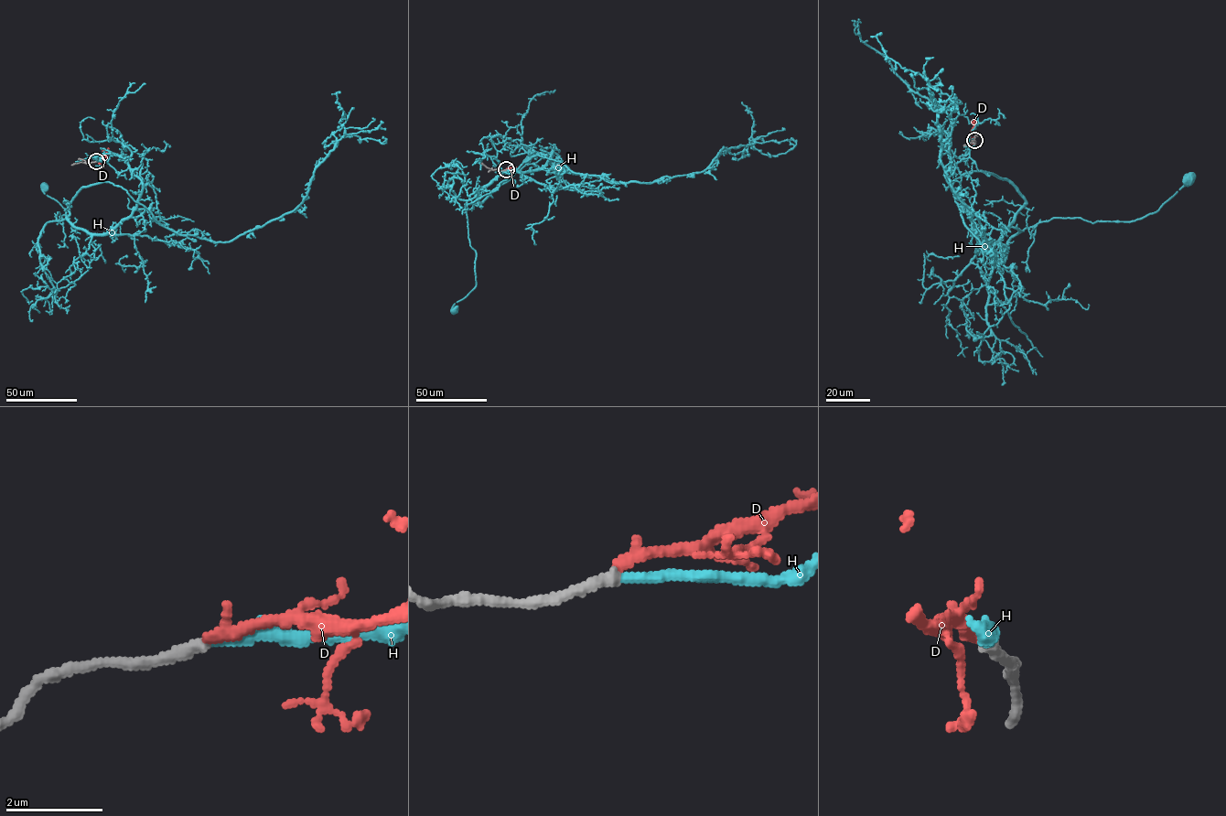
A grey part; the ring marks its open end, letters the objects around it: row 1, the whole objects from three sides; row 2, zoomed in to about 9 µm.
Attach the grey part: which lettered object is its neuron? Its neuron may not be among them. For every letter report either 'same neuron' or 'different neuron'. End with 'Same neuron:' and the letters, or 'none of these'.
D: different neuron
H: same neuron
Same neuron: H

